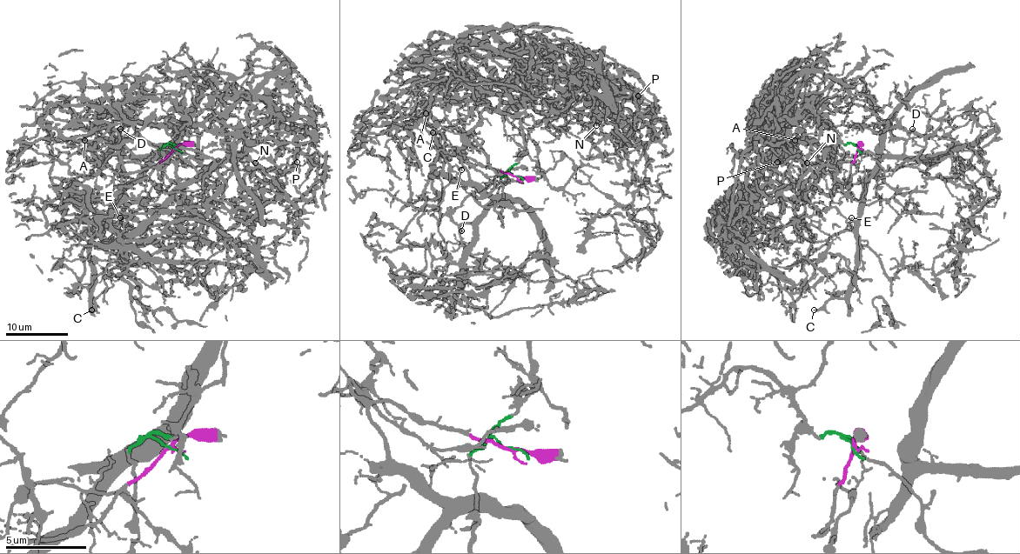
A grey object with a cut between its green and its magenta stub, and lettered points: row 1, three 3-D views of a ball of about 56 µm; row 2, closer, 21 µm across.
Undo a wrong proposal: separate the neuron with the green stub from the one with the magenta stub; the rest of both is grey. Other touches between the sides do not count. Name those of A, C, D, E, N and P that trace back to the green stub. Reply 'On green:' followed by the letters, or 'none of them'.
On green: A, N, P

